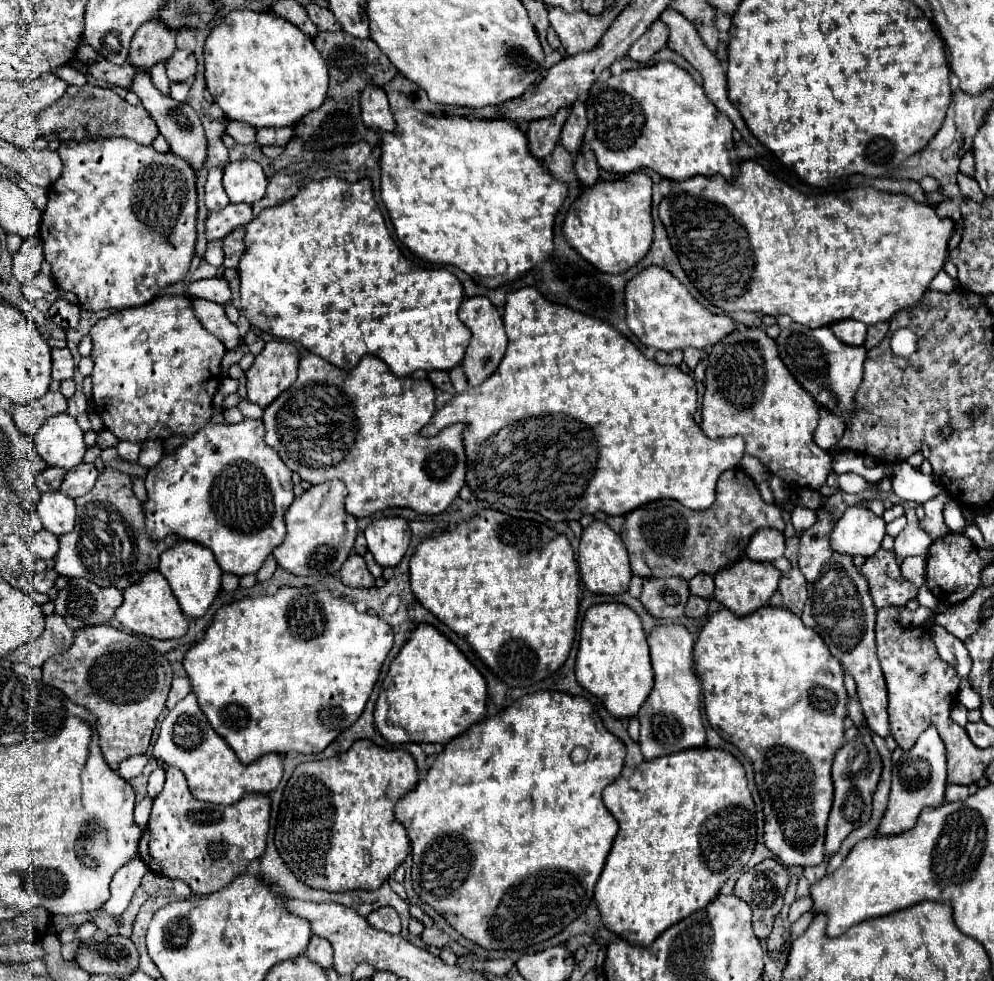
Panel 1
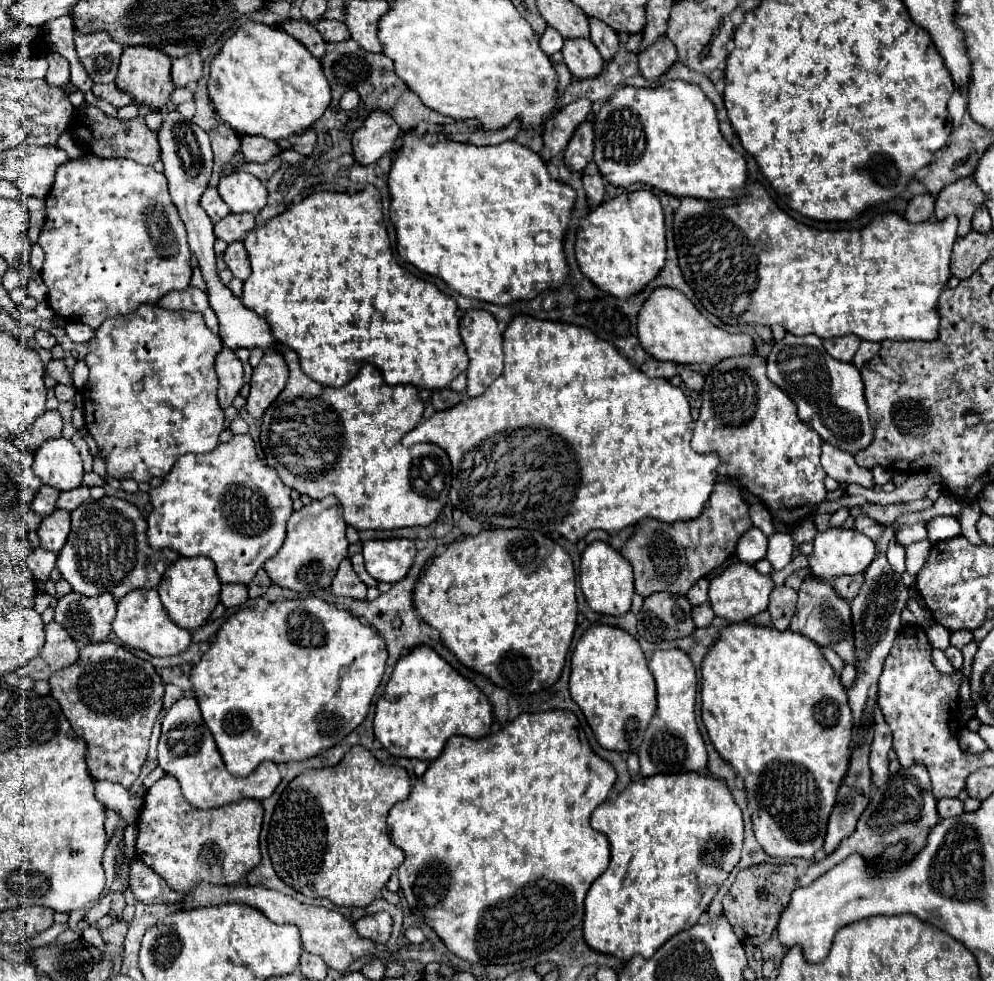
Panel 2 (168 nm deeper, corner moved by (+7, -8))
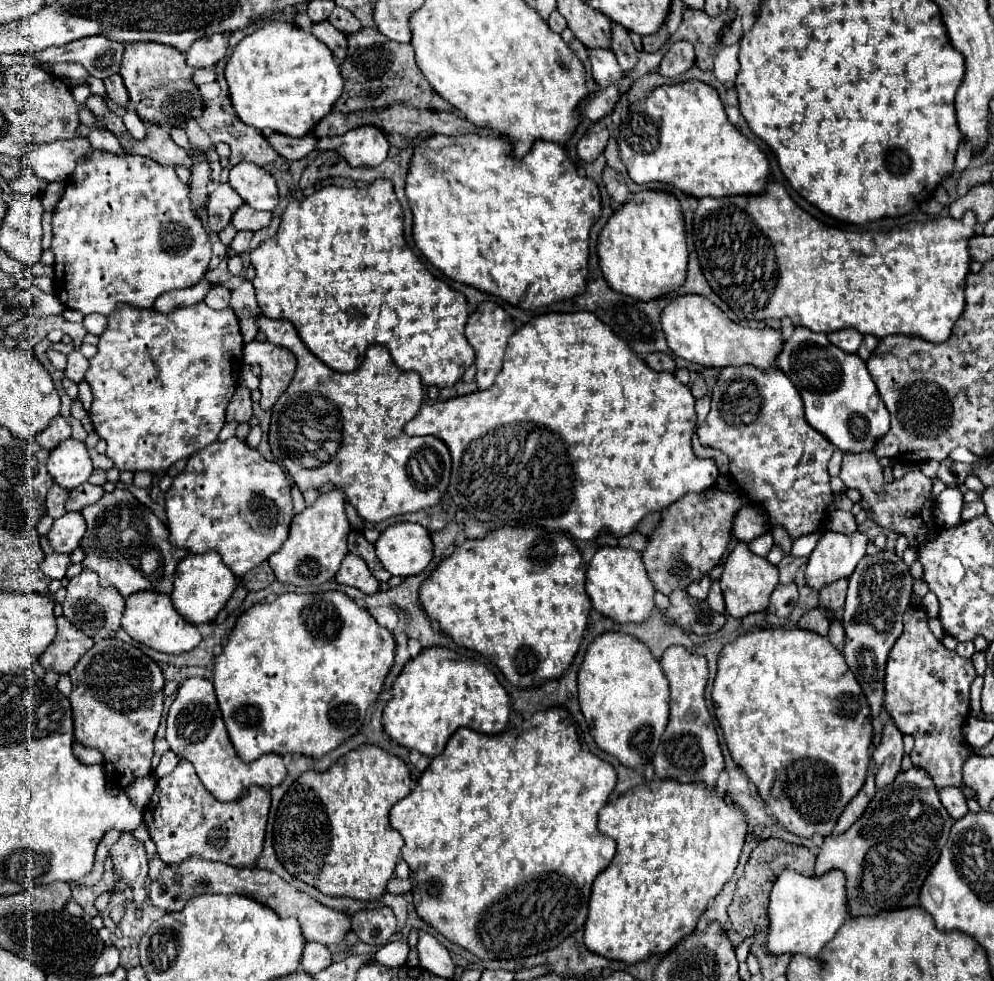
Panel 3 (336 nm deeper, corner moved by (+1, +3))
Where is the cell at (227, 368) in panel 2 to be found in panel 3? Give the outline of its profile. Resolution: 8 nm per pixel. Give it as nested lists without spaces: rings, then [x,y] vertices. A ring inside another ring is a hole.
[[[237,387],[235,395],[233,395],[233,401],[229,403],[227,407],[227,421],[235,421],[235,423],[247,423],[253,415],[253,409],[251,409],[251,395],[249,395],[249,389],[247,387]]]

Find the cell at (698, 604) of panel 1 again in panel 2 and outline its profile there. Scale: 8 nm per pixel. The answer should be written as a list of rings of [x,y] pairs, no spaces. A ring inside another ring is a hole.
[[[705,602],[705,604],[701,604],[701,606],[695,606],[695,608],[691,610],[691,618],[695,620],[695,626],[697,626],[697,628],[711,624],[713,616],[715,616],[715,614],[713,614],[709,602]]]

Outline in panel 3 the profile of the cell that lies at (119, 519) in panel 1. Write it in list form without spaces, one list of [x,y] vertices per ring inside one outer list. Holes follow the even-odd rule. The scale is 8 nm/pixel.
[[[115,489],[113,493],[105,493],[101,501],[85,507],[81,515],[87,521],[87,533],[81,541],[81,547],[87,553],[83,567],[97,571],[103,587],[115,587],[123,597],[137,591],[155,591],[167,595],[173,591],[173,571],[189,551],[179,549],[169,541],[167,527],[151,513],[151,509],[141,505],[129,491]],[[155,549],[159,555],[157,569],[141,569],[141,557]]]

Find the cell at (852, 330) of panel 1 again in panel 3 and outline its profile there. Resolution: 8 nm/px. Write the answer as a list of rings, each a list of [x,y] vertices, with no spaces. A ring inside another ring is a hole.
[[[841,329],[841,331],[829,333],[829,341],[833,345],[837,345],[839,349],[847,351],[847,353],[855,353],[857,347],[863,341],[863,335],[859,331],[855,331],[855,329]]]

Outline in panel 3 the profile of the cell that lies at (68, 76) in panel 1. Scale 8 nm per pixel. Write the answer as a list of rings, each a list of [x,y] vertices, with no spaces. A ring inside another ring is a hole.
[[[85,37],[69,45],[49,47],[37,53],[39,63],[79,63],[93,77],[105,79],[119,73],[119,63],[123,55],[123,43],[109,41],[107,37]]]

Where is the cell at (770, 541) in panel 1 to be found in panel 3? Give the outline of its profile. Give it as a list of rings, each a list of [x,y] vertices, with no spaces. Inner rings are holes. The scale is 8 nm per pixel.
[[[741,505],[741,509],[737,511],[737,517],[733,521],[733,529],[731,529],[733,537],[749,543],[751,539],[763,535],[765,531],[767,531],[765,513],[753,505]]]

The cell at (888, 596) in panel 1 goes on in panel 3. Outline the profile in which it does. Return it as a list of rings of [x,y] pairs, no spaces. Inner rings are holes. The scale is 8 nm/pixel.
[[[847,579],[835,581],[835,585],[827,585],[825,589],[819,591],[819,607],[831,611],[831,613],[841,613],[843,601],[845,601],[845,591],[847,591]]]

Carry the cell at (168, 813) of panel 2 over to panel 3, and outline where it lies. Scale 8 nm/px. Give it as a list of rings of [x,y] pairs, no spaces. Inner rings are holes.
[[[179,761],[171,775],[157,781],[155,793],[143,811],[143,821],[163,863],[177,865],[189,855],[199,855],[233,867],[249,867],[263,851],[269,807],[271,795],[265,787],[249,787],[239,799],[227,803],[215,799],[199,781],[193,765]]]

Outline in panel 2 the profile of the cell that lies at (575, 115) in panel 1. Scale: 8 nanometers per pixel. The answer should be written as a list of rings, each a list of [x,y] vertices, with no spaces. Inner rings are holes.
[[[585,120],[585,124],[579,124],[579,128],[575,130],[573,138],[569,140],[565,152],[563,152],[563,160],[565,166],[571,170],[581,172],[593,158],[593,128],[591,124]]]

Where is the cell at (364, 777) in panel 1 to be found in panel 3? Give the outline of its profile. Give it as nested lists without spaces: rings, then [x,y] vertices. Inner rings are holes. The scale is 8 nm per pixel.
[[[363,745],[343,755],[327,771],[305,771],[285,793],[275,821],[275,853],[283,867],[299,881],[325,895],[375,901],[385,893],[387,881],[399,863],[403,839],[389,825],[389,809],[411,791],[407,765],[377,745]]]

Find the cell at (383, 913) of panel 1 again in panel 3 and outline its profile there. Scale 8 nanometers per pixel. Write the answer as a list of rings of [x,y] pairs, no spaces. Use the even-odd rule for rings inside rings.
[[[389,907],[373,911],[357,911],[351,917],[351,931],[369,945],[385,945],[395,933],[395,915]]]

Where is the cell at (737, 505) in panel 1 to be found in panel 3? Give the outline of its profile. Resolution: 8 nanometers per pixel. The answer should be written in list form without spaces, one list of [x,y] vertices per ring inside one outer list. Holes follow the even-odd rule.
[[[707,489],[703,493],[687,493],[663,511],[659,527],[649,537],[643,551],[643,563],[655,589],[669,595],[675,589],[687,589],[689,583],[707,575],[725,555],[733,517],[745,503],[741,493],[723,493]]]

